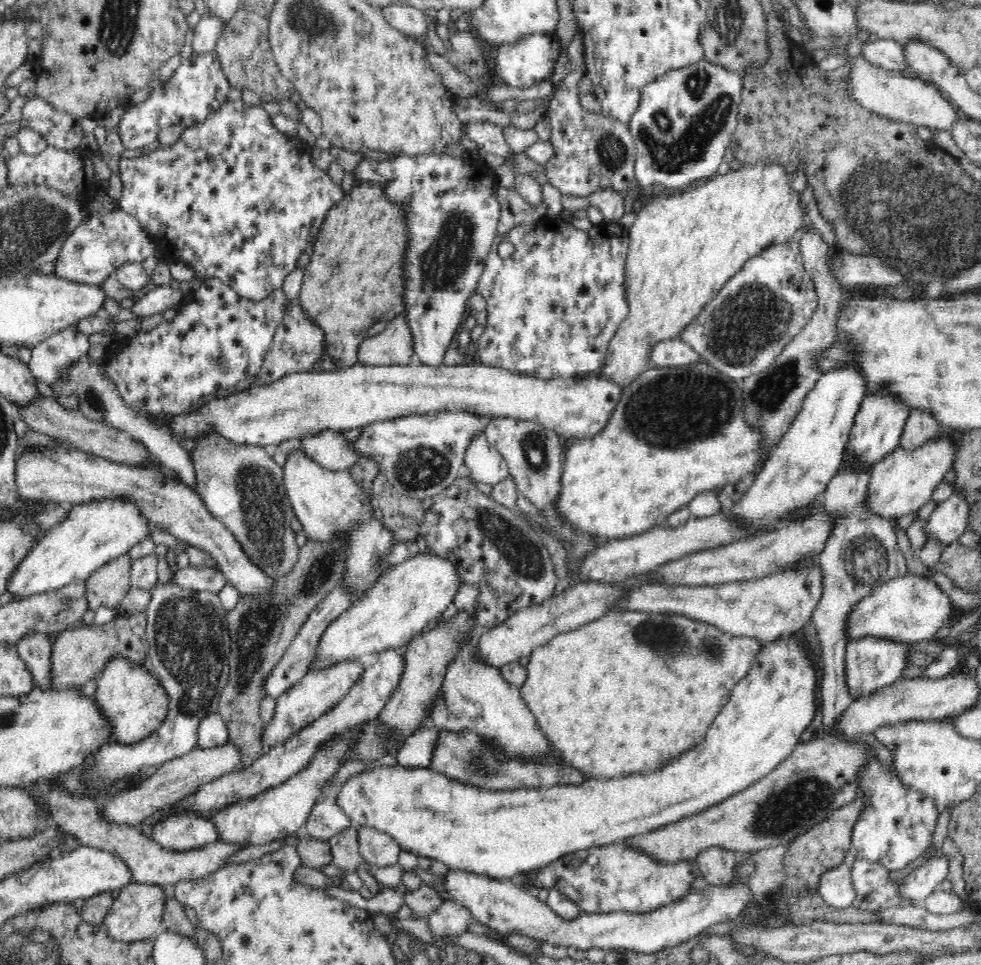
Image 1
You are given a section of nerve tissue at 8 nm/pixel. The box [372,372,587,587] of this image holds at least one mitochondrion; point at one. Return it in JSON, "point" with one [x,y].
{"point":[522,554]}

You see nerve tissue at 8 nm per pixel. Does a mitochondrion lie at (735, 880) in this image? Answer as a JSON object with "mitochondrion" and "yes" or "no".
{"mitochondrion":"no"}

